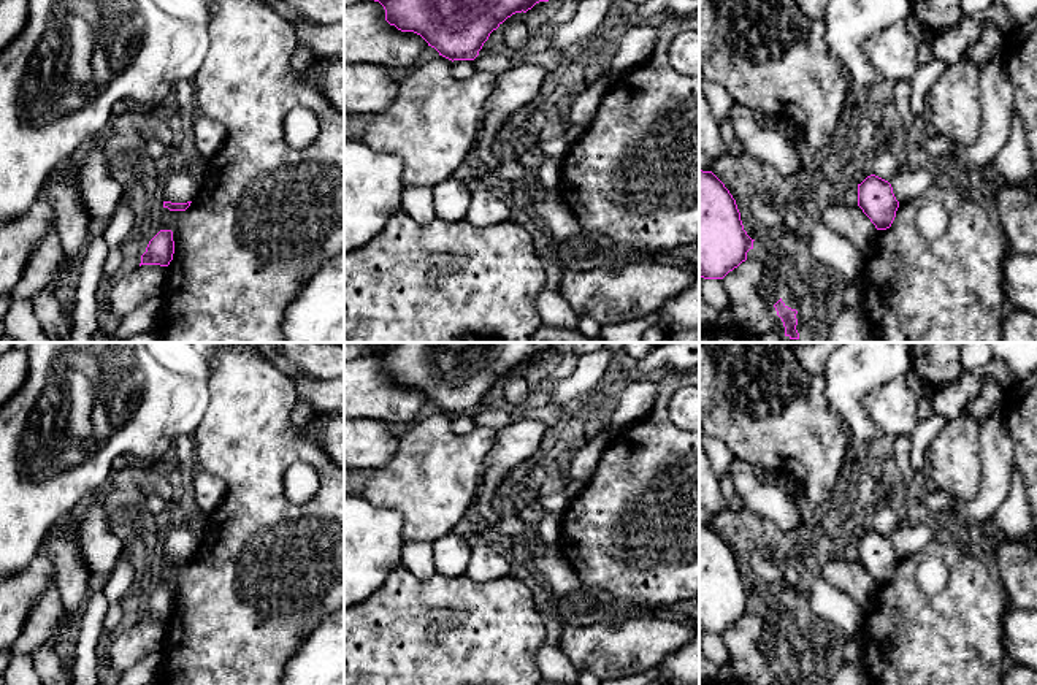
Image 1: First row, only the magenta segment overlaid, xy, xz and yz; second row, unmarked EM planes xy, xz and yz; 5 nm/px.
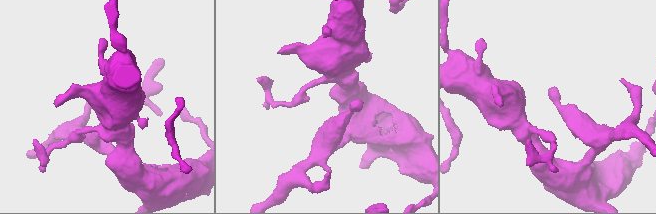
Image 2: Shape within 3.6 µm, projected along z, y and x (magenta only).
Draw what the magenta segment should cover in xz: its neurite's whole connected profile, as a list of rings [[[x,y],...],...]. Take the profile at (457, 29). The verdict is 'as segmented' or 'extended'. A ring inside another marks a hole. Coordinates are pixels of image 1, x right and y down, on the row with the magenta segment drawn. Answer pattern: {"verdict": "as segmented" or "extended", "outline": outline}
{"verdict": "as segmented", "outline": [[[374,0],[385,10],[385,21],[401,32],[420,35],[449,60],[474,60],[490,33],[515,13],[526,13],[549,0]]]}

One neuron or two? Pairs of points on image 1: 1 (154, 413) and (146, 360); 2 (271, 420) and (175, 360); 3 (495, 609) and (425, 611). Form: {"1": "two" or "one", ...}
{"1": "one", "2": "two", "3": "one"}

